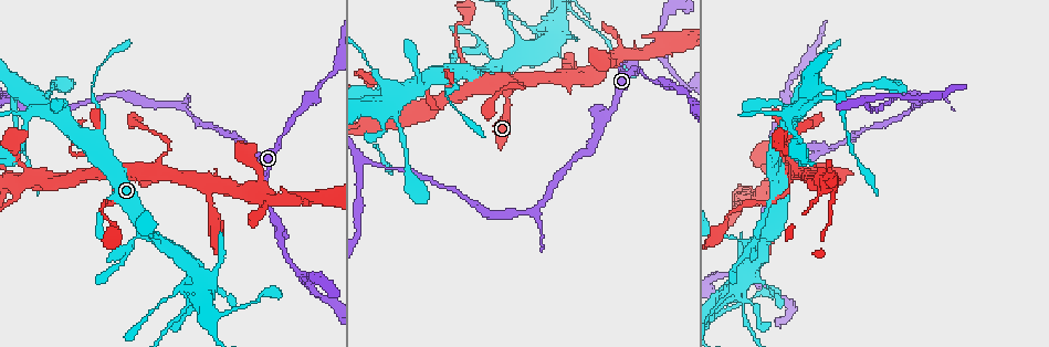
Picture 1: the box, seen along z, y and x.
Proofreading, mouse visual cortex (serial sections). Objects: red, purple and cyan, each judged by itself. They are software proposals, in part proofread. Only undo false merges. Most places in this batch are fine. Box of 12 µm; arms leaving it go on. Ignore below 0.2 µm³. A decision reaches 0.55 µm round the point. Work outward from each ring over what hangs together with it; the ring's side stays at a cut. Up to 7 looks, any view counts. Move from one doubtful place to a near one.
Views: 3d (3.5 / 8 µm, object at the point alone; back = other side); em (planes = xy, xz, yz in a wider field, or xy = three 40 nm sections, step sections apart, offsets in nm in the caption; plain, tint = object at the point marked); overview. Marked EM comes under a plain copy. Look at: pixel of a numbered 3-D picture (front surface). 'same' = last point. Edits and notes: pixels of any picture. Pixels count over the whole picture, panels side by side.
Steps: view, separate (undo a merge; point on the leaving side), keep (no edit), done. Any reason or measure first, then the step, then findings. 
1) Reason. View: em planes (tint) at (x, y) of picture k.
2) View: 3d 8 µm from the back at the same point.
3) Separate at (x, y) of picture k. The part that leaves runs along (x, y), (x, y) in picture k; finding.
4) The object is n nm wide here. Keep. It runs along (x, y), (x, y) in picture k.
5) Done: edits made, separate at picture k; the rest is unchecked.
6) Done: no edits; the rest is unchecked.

A fork. View: 3d 3.5 µm at (787, 173) of picture 1.

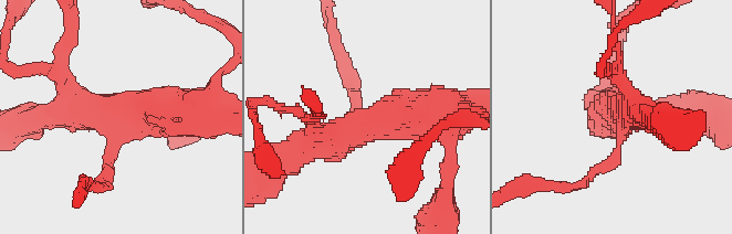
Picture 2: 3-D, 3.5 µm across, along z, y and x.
The arms are 150, 400, 600 nm wide. Keep. One cell here.

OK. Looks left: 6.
Four or more arms meet. View: 3d 3.5 µm at (393, 92) of picture 1.

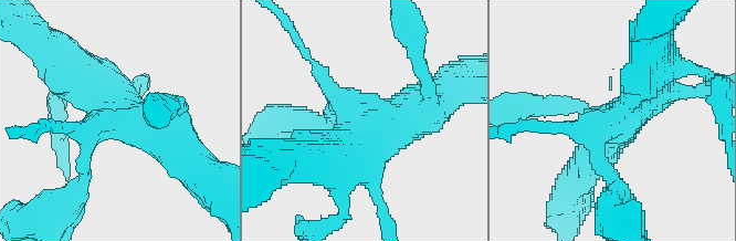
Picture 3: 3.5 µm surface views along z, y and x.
Need the tissue. View: em xy step 2 (tint) at (613, 124) of picture 3.

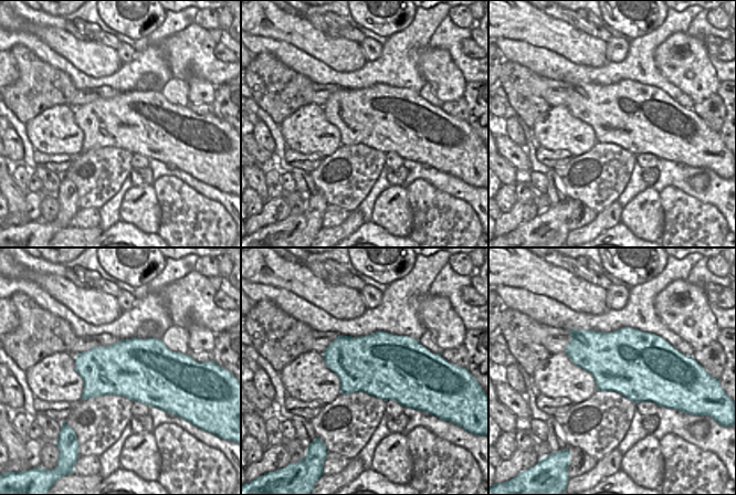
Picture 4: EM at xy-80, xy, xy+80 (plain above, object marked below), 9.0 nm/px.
Another direction. View: em xy step 5 (tint) at the same point.

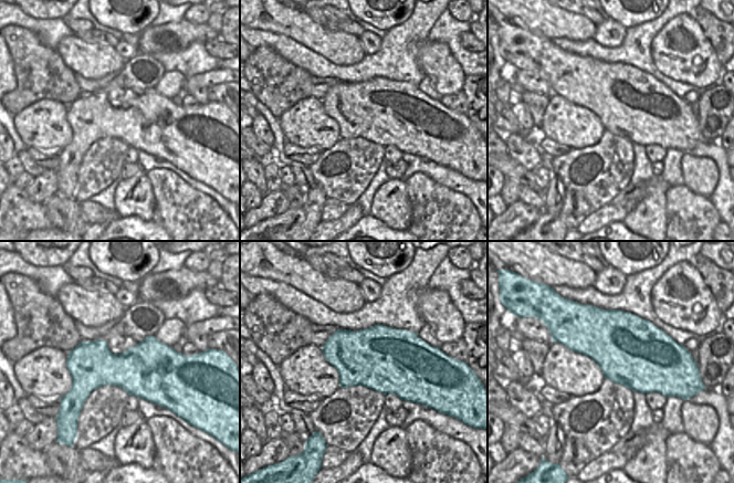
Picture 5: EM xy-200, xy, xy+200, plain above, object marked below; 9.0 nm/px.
Keep. It runs along (191, 161), (140, 124), (86, 70) in picture 3; all the same cell.

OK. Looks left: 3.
Abrupt turn. View: 3d 8 µm at (9, 101) of picture 1.

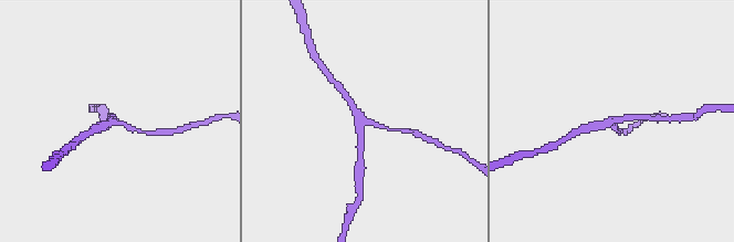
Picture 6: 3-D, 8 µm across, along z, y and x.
3 arms meet here; the arms are 150, 200, 250 nm wide. View: em xy step 1 (tint) at (118, 123) of picture 6.

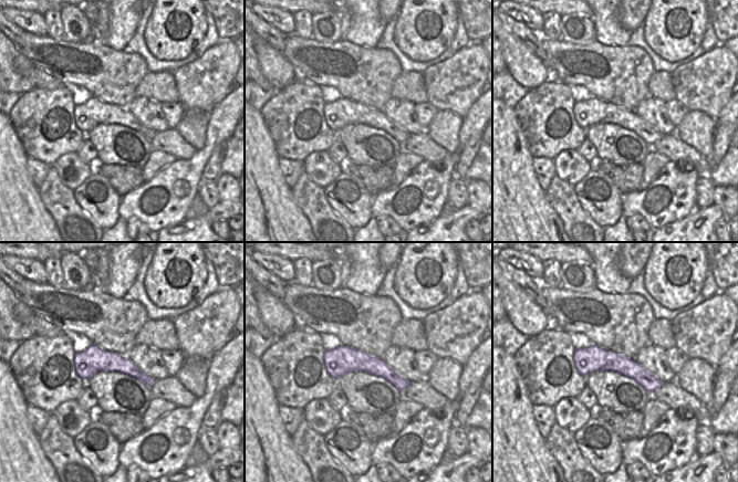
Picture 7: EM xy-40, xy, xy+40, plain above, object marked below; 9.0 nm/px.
Keep. It runs along (395, 130), (363, 124), (360, 150) in picture 6; continuous, no second cell.

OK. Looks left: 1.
Done: no edits; the rest is unchecked.

